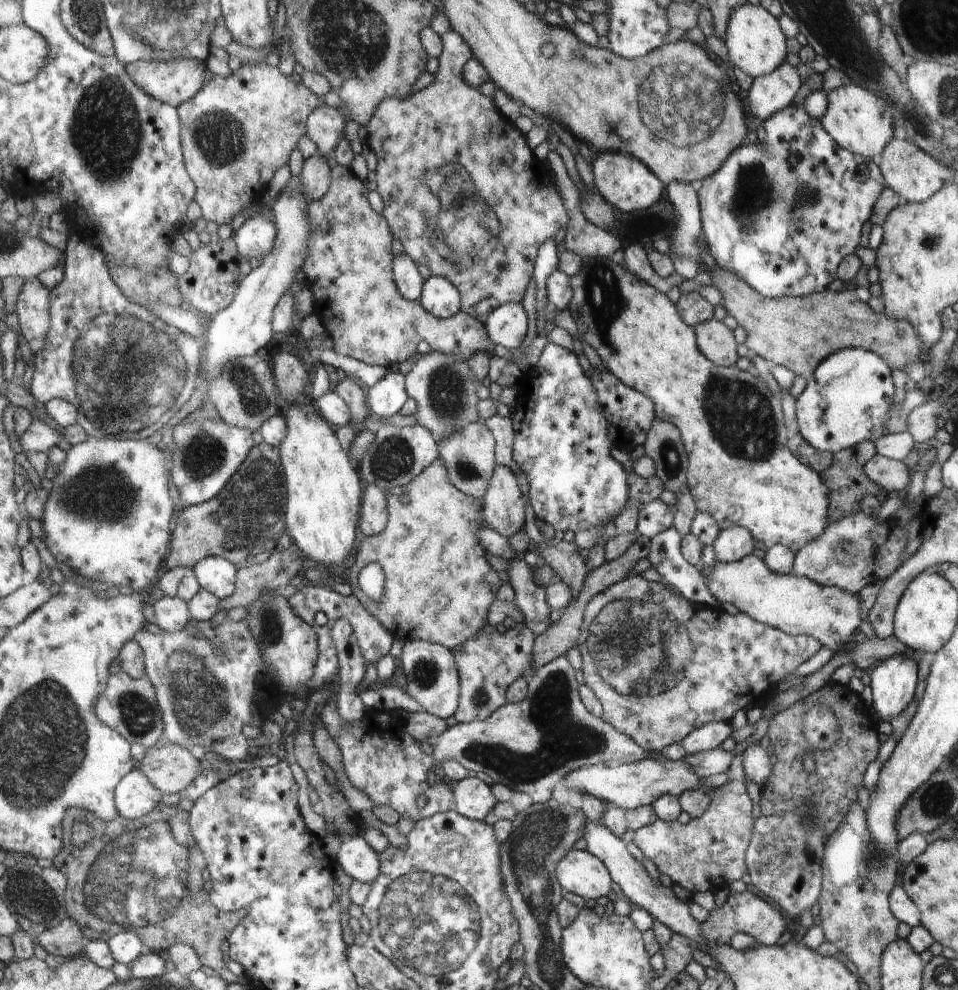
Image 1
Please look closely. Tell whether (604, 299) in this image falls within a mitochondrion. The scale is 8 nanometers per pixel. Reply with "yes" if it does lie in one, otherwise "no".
yes

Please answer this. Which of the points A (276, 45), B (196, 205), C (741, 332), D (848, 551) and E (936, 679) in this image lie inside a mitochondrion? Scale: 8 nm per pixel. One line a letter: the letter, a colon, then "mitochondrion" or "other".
A: other
B: other
C: other
D: mitochondrion
E: other

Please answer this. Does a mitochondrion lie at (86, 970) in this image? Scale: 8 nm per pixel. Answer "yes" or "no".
no

